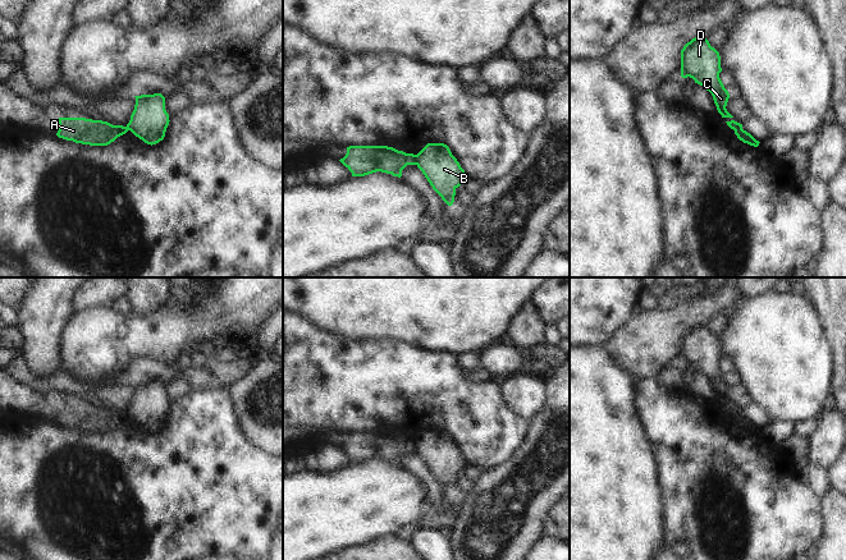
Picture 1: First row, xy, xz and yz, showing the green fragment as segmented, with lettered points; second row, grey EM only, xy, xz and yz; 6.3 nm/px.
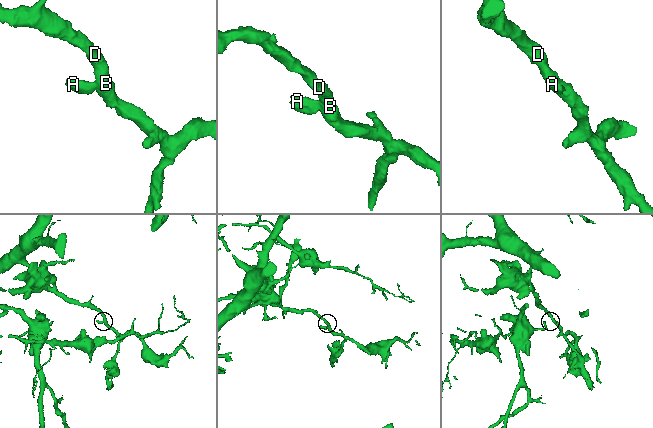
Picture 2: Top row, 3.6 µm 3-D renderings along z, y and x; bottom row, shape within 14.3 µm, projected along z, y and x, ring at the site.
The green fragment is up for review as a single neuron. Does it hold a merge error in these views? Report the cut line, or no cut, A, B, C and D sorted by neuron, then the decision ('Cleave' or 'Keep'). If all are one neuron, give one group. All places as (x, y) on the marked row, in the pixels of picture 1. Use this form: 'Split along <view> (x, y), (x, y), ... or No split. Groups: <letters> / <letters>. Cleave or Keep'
Split along xz (415, 155), (417, 164). Groups: A / B C D. Cleave.

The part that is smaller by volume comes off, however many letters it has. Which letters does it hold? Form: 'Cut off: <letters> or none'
Cut off: A

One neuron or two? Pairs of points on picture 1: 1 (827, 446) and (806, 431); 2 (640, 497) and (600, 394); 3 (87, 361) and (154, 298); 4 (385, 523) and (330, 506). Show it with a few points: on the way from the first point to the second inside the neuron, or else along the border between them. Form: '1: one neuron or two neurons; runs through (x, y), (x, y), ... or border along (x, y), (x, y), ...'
1: two neurons; border along (819, 422), (815, 431), (808, 437)
2: one neuron; runs through (614, 472), (600, 458), (600, 420)
3: two neurons; border along (164, 304), (143, 315), (135, 313)
4: one neuron; runs through (371, 509), (344, 508)

